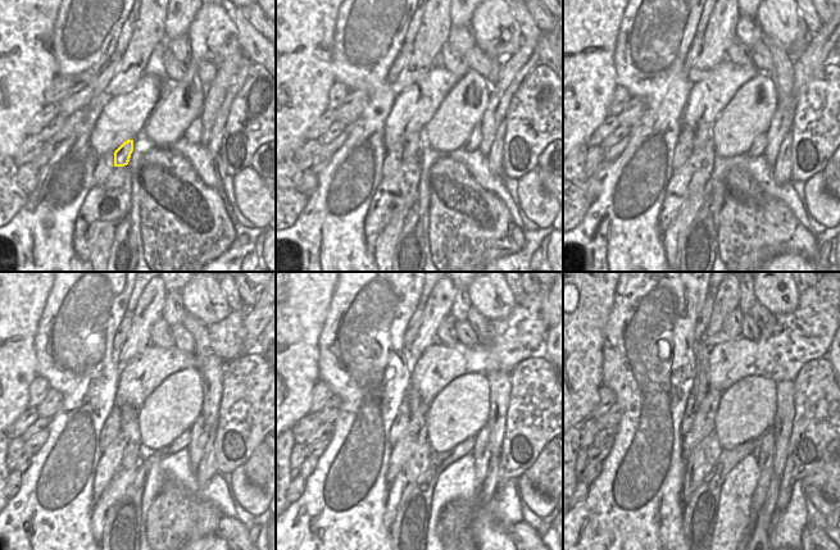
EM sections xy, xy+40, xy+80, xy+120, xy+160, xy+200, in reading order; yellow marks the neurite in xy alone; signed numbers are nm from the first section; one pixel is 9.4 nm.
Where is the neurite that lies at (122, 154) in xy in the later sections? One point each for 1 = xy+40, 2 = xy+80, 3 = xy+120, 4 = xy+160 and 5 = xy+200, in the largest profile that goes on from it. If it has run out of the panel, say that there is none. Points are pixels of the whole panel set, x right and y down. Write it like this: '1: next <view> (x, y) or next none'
1: next xy+40 (412, 141)
2: next xy+80 (702, 135)
3: next xy+120 (127, 412)
4: next xy+160 (413, 396)
5: next xy+200 (702, 350)

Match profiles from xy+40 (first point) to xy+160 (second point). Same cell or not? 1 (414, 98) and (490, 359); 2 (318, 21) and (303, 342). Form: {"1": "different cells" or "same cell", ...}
{"1": "same cell", "2": "same cell"}

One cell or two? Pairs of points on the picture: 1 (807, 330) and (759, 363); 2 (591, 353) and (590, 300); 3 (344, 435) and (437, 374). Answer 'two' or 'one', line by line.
1: one
2: one
3: two

